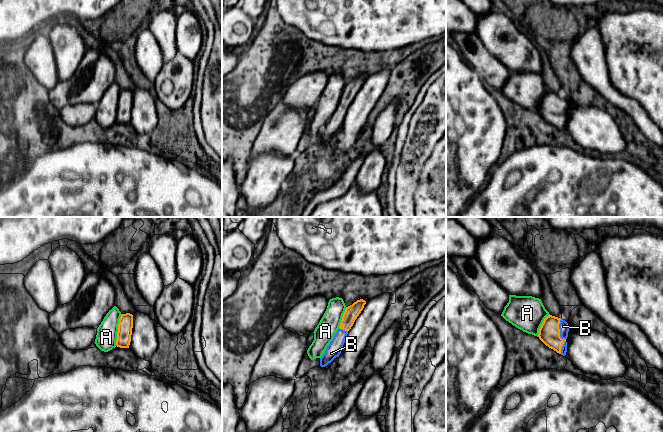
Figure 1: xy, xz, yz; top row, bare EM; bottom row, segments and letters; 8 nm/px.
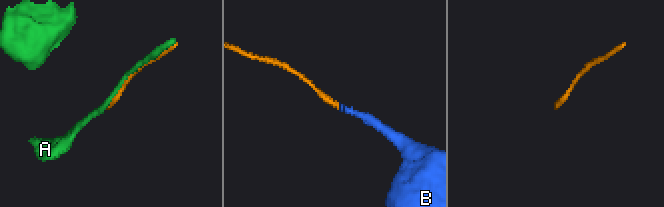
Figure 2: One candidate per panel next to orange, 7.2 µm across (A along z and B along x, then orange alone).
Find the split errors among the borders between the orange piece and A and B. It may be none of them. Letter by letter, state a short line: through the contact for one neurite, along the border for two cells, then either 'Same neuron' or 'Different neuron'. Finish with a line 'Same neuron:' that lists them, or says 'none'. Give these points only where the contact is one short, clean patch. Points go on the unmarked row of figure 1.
A: Different neuron
B: Line: yz (549, 109), (559, 112), (559, 106), (563, 102). Same neuron
Same neuron: B

